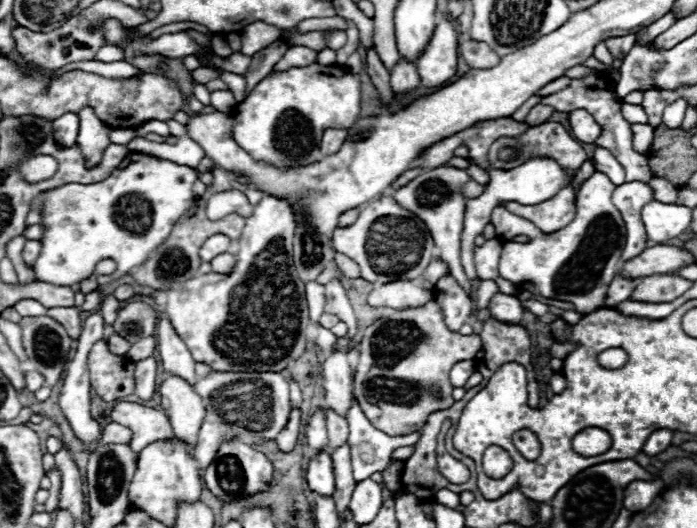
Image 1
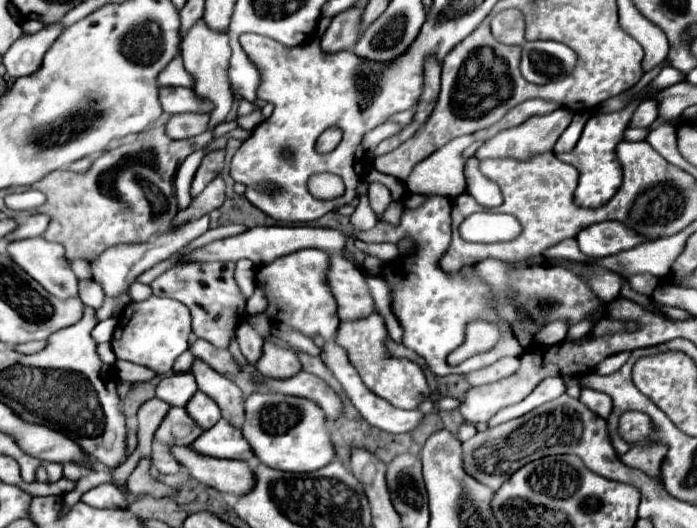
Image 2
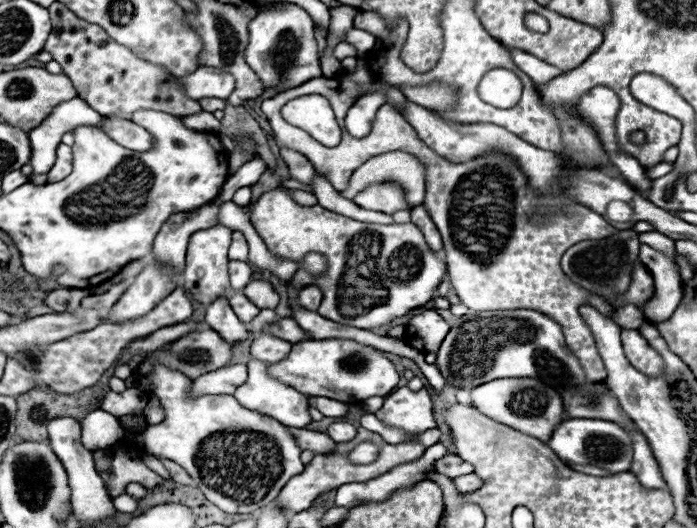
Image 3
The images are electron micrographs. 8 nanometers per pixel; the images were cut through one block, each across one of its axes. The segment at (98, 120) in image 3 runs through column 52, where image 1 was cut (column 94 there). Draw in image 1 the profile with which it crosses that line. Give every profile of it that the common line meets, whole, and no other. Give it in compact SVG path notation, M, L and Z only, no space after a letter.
M90 106L82 108L78 112L80 118L80 134L78 134L78 144L82 144L82 154L86 156L90 166L96 166L102 158L102 150L110 144L108 140L108 126L94 114Z

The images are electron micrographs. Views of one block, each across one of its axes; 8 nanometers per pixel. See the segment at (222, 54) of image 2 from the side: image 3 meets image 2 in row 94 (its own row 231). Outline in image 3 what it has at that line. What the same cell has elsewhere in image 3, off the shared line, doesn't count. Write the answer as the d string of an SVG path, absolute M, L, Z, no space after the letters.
M218 224L190 236L188 252L186 252L186 268L184 268L184 288L192 294L192 298L204 306L212 304L216 298L230 298L234 290L228 282L228 246L230 246L232 230Z

